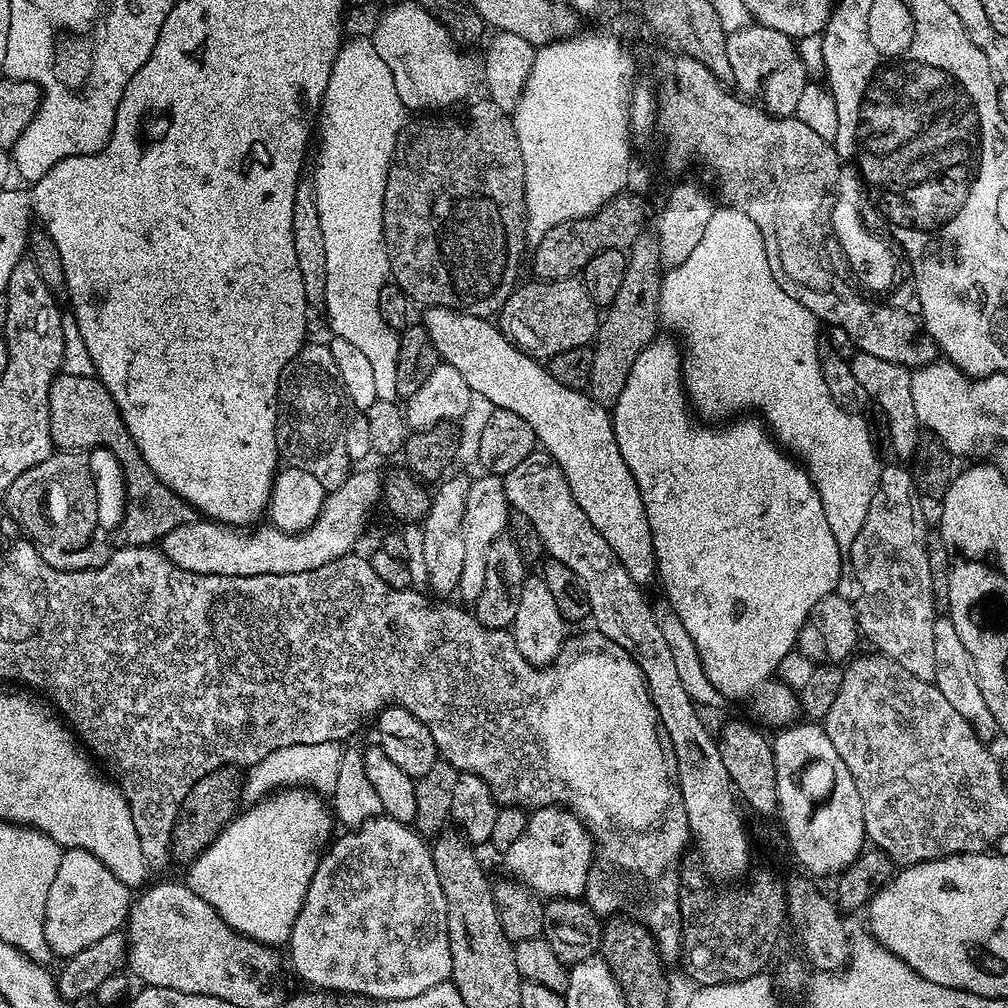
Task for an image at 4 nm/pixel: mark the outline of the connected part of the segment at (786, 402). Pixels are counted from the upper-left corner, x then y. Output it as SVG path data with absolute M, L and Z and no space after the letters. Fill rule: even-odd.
M717 207L690 258L663 273L660 319L680 332L684 339L682 348L686 355L682 360L682 379L691 407L697 413L700 411L701 417L732 418L737 414L751 413L748 412L751 408L761 412L756 414L762 417L777 445L787 449L808 469L808 477L822 498L822 510L826 514L826 522L830 522L834 542L838 542L841 550L851 549L854 538L858 538L858 530L862 530L862 522L866 522L870 502L880 484L882 460L876 457L878 447L865 417L842 410L834 398L830 398L820 365L821 321L813 312L806 310L802 302L786 294L778 282L774 282L762 234L752 219L742 214L742 210Z

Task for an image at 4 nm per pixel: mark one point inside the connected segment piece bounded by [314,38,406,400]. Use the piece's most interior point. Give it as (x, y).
(360, 117)

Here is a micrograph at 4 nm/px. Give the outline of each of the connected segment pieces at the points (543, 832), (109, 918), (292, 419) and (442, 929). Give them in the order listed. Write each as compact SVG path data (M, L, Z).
M563 806L535 809L528 817L526 830L522 830L522 838L518 838L518 842L514 842L514 846L510 846L510 850L502 856L505 866L508 867L507 875L511 879L519 880L541 898L566 900L579 900L583 897L593 859L594 841L591 832L585 828L579 818Z
M69 848L61 855L48 881L46 910L44 911L44 937L49 953L53 957L67 958L94 946L98 938L106 934L121 931L128 919L128 910L132 907L134 896L130 889L94 854L86 850Z
M305 343L300 352L284 368L280 376L280 394L276 414L276 451L279 459L287 467L306 470L306 474L314 474L318 482L322 482L325 490L342 486L350 471L350 461L346 452L346 397L340 386L338 366L334 366L334 354L330 354L328 344Z
M386 815L375 816L372 820L367 820L361 828L355 830L348 830L343 833L345 836L331 841L330 847L325 851L324 855L320 857L320 865L314 870L314 878L308 887L308 893L304 899L302 910L298 914L298 918L292 927L292 936L287 942L287 951L292 951L292 964L296 967L296 972L308 984L313 984L313 989L323 990L328 994L340 994L336 992L349 992L352 996L369 996L373 1002L382 1000L401 1000L402 998L414 998L414 994L423 994L424 991L430 990L432 986L438 986L444 980L452 979L452 959L450 958L450 934L448 933L448 911L446 910L446 894L442 894L442 882L438 882L438 870L434 870L434 862L432 861L431 847L426 843L425 837L421 836L416 831L415 827L398 822L394 818Z

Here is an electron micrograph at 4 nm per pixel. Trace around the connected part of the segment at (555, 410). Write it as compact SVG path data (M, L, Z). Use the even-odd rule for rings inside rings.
M427 307L422 323L441 361L454 366L466 381L466 386L477 397L492 403L493 409L514 410L518 418L526 418L526 422L534 430L539 447L552 457L552 461L562 470L566 482L570 486L570 494L574 494L574 502L582 506L582 514L590 518L590 526L606 538L606 546L614 550L618 562L626 566L626 574L634 578L641 586L648 586L658 576L658 561L654 542L650 534L650 522L646 518L646 510L642 502L642 494L638 490L638 482L634 482L634 474L630 474L630 466L626 466L626 458L622 458L622 450L618 450L618 438L614 438L614 426L609 409L603 408L591 395L570 390L570 386L562 386L558 378L548 372L547 367L535 357L526 355L515 344L510 343L499 327L487 317L468 315L465 312L450 310L448 307Z

